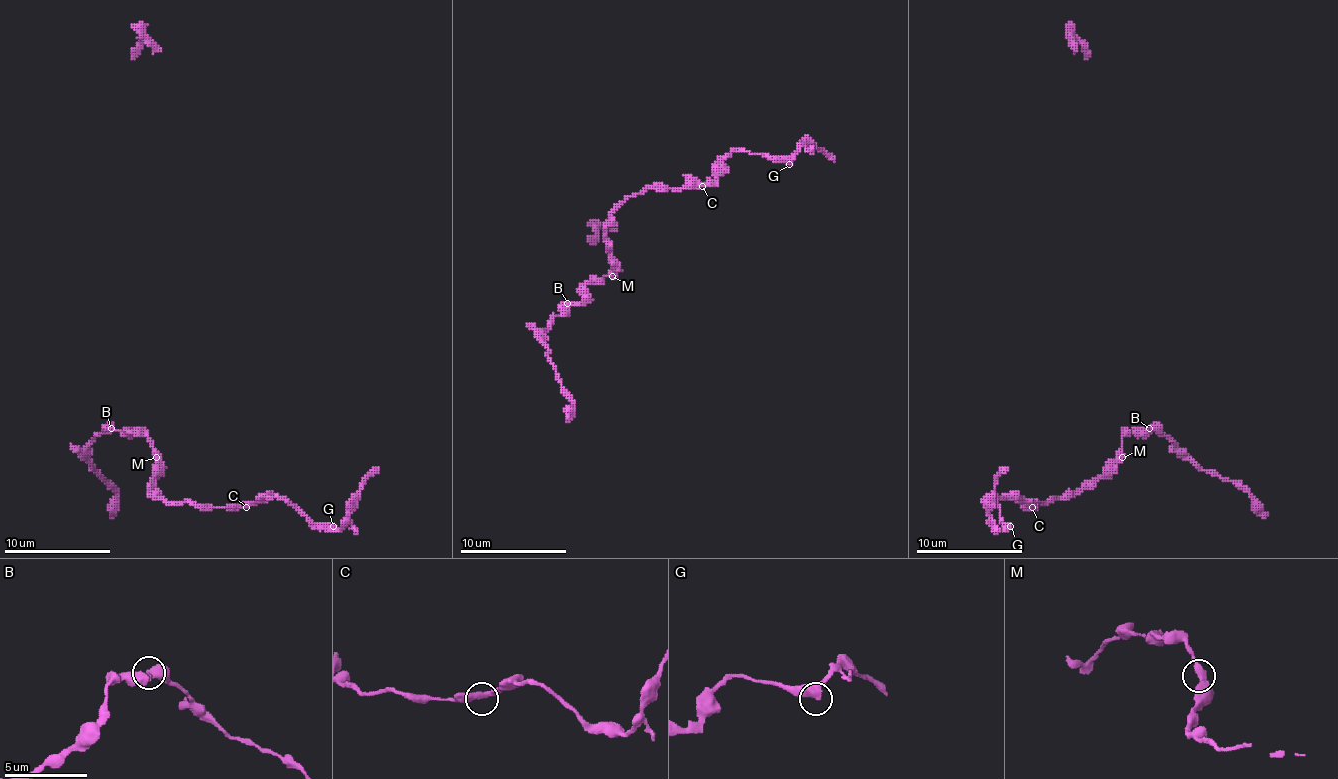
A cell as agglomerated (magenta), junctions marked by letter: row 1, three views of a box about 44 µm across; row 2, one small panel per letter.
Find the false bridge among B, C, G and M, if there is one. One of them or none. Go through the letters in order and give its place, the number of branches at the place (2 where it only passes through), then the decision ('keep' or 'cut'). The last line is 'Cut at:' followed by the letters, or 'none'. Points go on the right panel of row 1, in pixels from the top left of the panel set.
B: place (1149, 428); branches 2; keep
C: place (1032, 507); branches 2; keep
G: place (1010, 526); branches 2; keep
M: place (1122, 457); branches 2; keep
Cut at: none

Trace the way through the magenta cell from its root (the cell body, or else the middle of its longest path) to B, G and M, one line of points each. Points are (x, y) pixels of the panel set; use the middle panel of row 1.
B: (582, 294), (580, 302), (566, 302)
G: (582, 294), (612, 271), (606, 228), (630, 196), (649, 188), (699, 188), (734, 151), (789, 164)
M: (582, 294), (588, 284), (596, 284), (604, 276), (612, 276)

